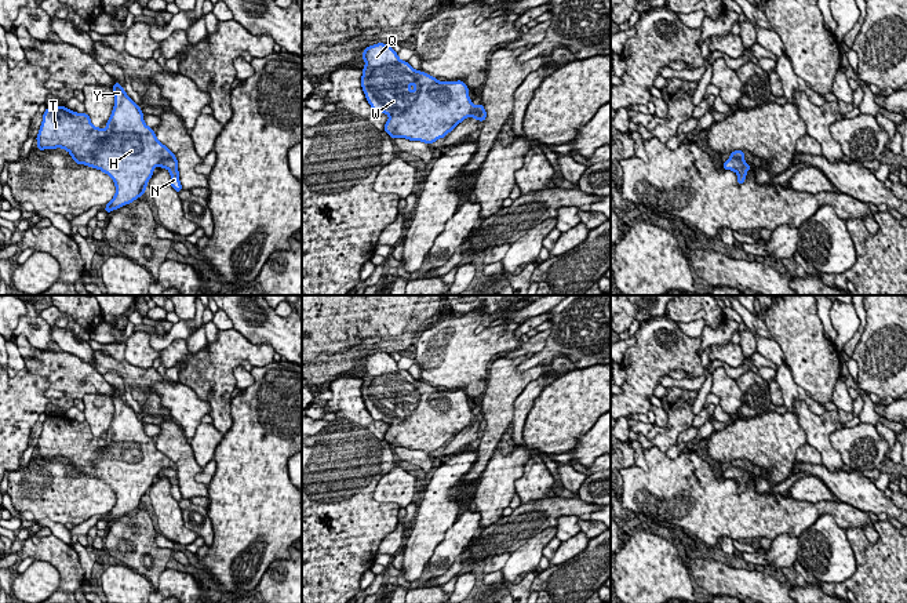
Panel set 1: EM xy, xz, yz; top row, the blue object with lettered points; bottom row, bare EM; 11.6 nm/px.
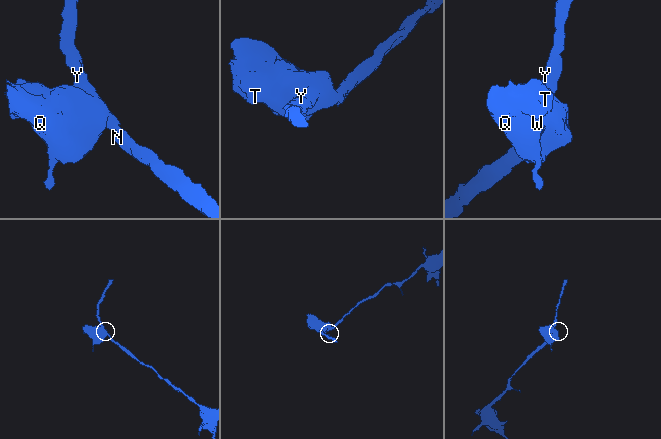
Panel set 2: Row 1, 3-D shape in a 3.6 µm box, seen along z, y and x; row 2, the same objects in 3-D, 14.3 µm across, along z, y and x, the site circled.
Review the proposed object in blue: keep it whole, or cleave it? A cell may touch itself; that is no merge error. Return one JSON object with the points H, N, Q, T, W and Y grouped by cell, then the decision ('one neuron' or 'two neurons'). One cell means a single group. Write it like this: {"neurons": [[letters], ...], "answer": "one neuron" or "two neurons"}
{"neurons": [["H", "Q", "T", "W", "Y"], ["N"]], "answer": "two neurons"}

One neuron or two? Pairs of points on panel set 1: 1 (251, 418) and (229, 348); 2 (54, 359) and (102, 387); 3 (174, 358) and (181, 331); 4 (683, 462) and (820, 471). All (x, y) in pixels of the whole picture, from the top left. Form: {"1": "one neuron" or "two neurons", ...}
{"1": "two neurons", "2": "one neuron", "3": "two neurons", "4": "two neurons"}

